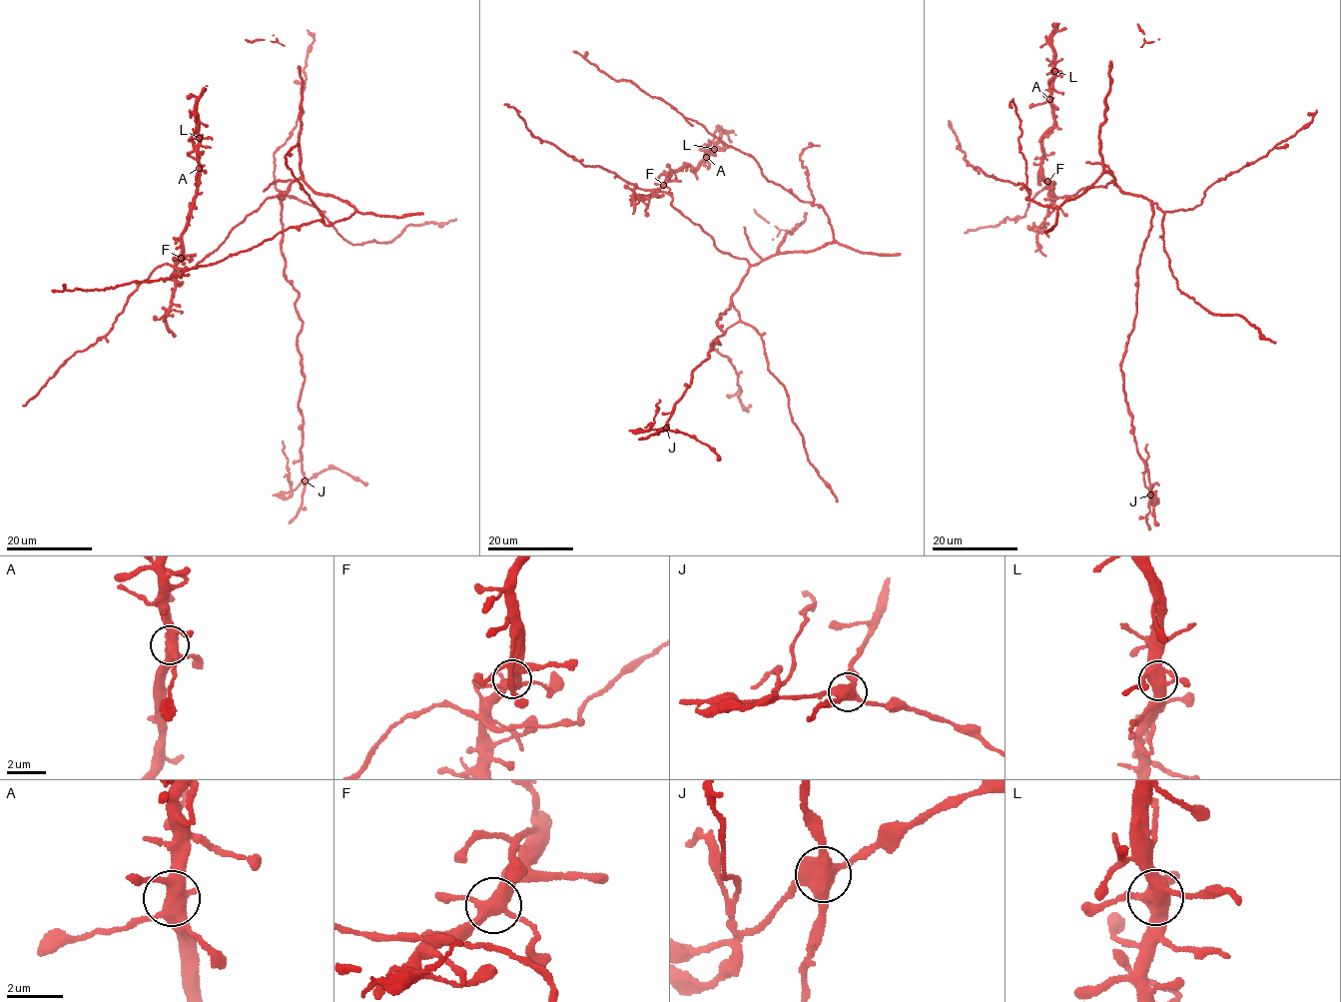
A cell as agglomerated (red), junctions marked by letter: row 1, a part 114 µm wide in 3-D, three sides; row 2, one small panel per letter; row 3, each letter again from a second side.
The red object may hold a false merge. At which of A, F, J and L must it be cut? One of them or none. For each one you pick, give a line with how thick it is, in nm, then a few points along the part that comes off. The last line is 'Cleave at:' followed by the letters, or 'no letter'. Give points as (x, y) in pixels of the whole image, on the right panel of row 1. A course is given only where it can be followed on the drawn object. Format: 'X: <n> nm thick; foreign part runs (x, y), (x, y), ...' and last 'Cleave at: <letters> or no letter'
J: 500 nm thick; foreign part runs (1150, 495), (1143, 479), (1147, 444)
Cleave at: J

